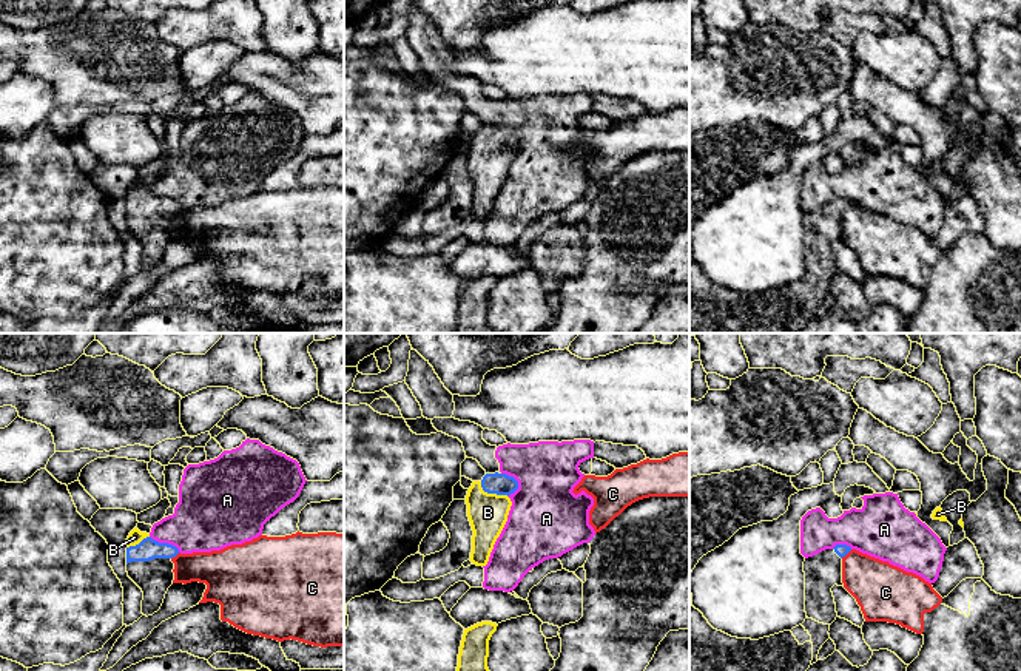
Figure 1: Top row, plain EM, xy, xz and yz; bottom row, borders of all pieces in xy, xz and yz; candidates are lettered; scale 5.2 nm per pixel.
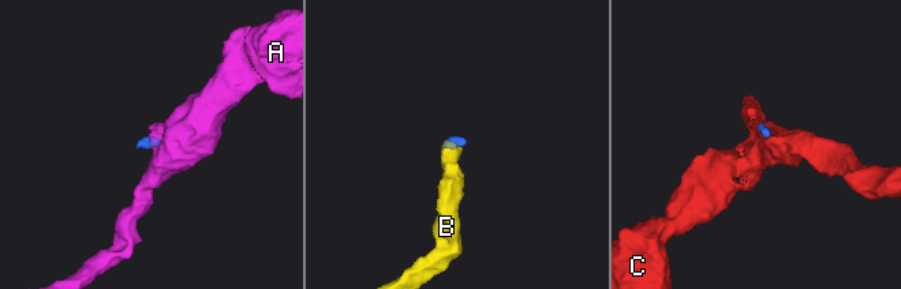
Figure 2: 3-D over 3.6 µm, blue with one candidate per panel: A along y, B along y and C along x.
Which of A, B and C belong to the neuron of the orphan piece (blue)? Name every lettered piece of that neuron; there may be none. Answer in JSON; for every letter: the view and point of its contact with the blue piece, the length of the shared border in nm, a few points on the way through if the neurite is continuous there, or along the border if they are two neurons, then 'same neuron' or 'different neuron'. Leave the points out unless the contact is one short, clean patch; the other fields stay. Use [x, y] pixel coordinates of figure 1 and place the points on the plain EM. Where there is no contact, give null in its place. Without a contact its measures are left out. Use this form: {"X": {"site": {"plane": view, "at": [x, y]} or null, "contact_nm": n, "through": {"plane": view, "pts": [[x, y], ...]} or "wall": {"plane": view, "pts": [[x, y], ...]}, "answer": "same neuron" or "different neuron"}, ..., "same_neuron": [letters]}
{"A": {"site": {"plane": "xz", "at": [517, 136]}, "contact_nm": 130, "wall": {"plane": "xz", "pts": [[502, 127], [517, 136], [517, 142], [509, 150]]}, "answer": "different neuron"}, "B": {"site": {"plane": "xz", "at": [492, 147]}, "contact_nm": 170, "through": {"plane": "xz", "pts": [[497, 138], [492, 147], [488, 155], [488, 167]]}, "answer": "same neuron"}, "C": {"site": {"plane": "yz", "at": [845, 209]}, "contact_nm": 80, "wall": {"plane": "yz", "pts": [[852, 204], [841, 212]]}, "answer": "different neuron"}, "same_neuron": ["B"]}

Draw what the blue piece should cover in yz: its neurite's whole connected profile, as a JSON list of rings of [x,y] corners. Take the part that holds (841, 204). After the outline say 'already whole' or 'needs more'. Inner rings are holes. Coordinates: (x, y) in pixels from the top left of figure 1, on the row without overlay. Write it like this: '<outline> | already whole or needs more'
[[[836,199],[833,204],[825,204],[813,211],[805,213],[805,267],[807,273],[802,279],[791,285],[783,285],[759,295],[731,292],[714,284],[703,268],[689,261],[689,333],[771,333],[776,327],[783,327],[790,333],[804,329],[813,318],[817,316],[817,309],[822,299],[830,293],[830,279],[836,275],[836,258],[831,247],[834,239],[842,238],[842,213],[851,205],[847,199]]] | needs more

